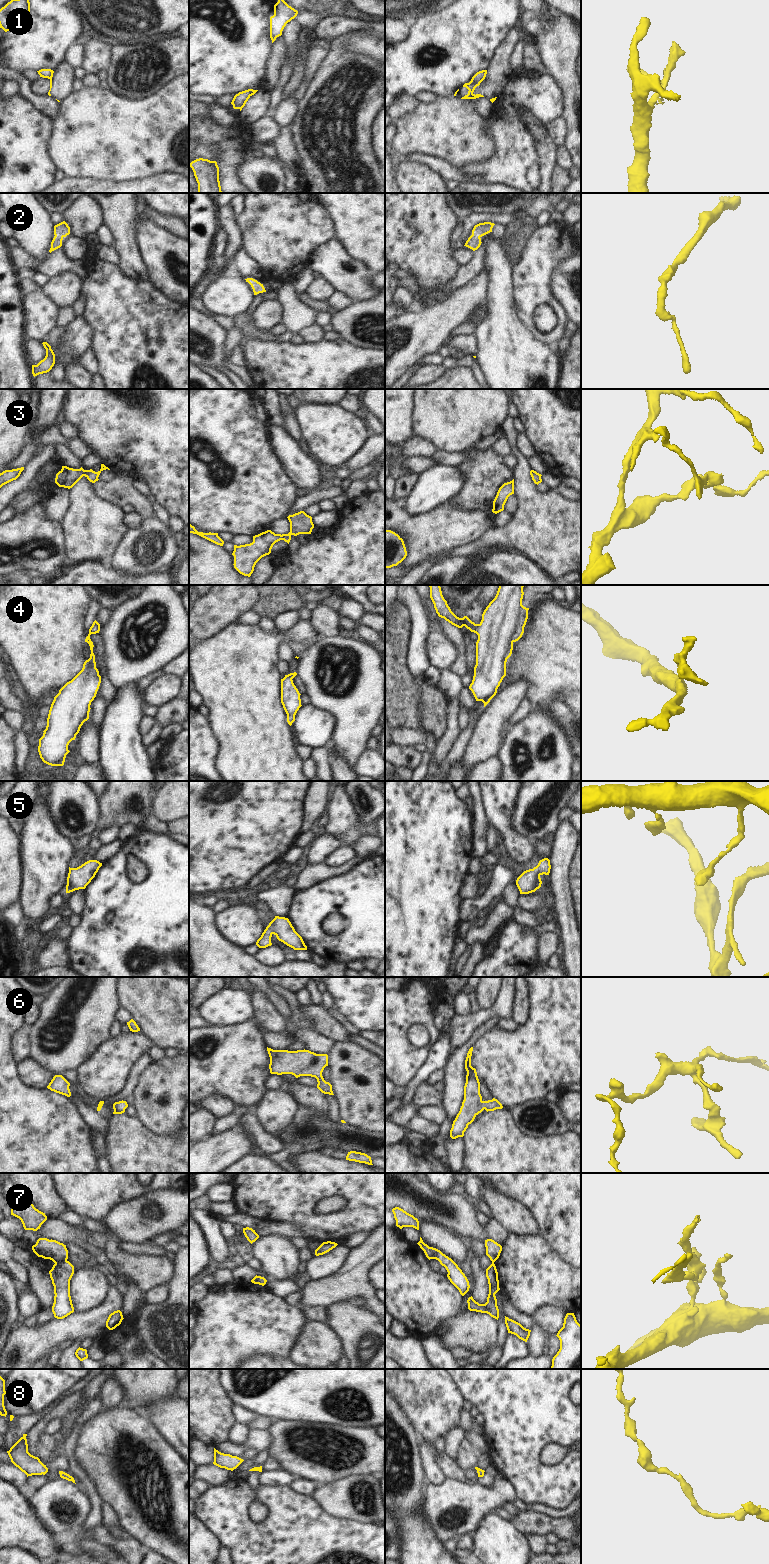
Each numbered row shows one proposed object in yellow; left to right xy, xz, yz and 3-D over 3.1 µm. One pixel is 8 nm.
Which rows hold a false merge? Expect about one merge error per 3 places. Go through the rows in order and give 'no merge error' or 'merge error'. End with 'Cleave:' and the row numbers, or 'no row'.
1: merge error
2: no merge error
3: merge error
4: no merge error
5: no merge error
6: no merge error
7: merge error
8: no merge error
Cleave: 1, 3, 7

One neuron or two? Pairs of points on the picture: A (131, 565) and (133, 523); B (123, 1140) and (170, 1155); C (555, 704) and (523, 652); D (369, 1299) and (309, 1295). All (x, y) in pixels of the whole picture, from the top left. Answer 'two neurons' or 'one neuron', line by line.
A: two neurons
B: one neuron
C: one neuron
D: one neuron

